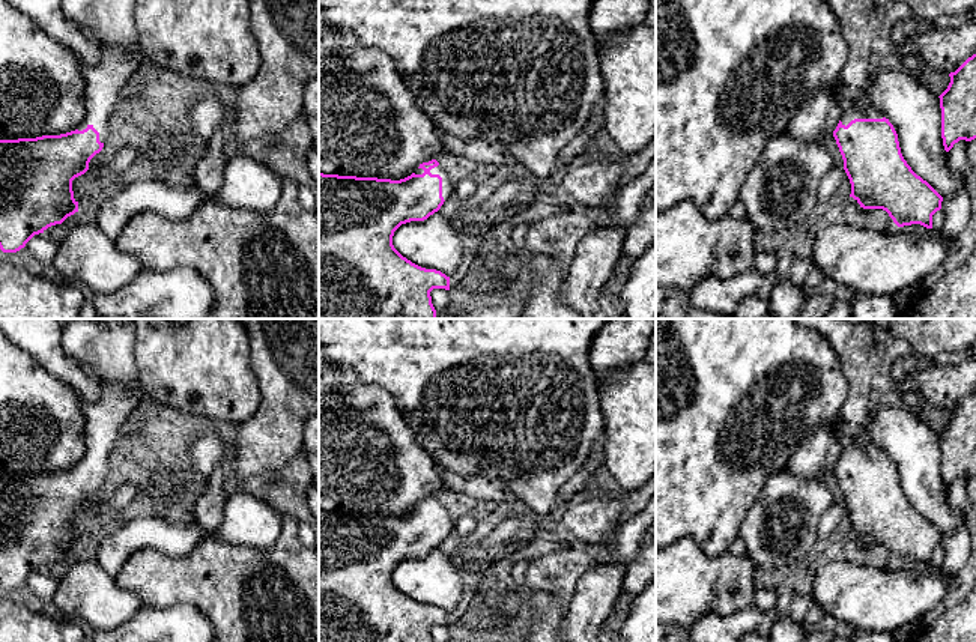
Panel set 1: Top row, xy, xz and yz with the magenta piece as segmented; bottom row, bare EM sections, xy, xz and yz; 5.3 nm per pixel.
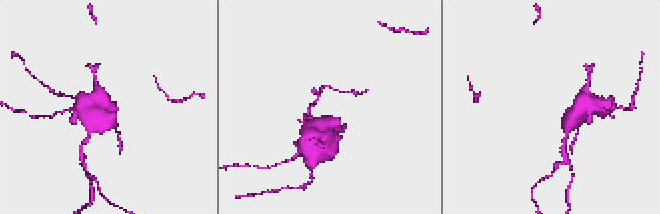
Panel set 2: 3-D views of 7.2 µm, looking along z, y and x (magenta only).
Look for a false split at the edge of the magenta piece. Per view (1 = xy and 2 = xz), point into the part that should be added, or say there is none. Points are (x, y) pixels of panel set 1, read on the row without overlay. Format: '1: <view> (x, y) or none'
1: xy (104, 349)
2: xz (447, 522)

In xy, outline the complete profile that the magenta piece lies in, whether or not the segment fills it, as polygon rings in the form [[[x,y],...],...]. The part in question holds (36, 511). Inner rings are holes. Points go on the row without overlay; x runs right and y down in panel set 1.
[[[68,319],[62,328],[62,347],[84,373],[93,377],[101,392],[89,401],[77,391],[86,421],[86,454],[75,468],[36,475],[0,477],[0,586],[17,589],[48,564],[62,561],[78,549],[72,517],[89,507],[90,496],[108,475],[110,454],[140,406],[138,371],[134,355],[134,325],[111,319]]]

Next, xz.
[[[436,496],[420,501],[414,510],[400,517],[323,511],[319,508],[319,642],[433,642],[433,625],[450,627],[450,613],[436,606],[421,604],[403,594],[393,582],[394,568],[406,559],[424,558],[441,546],[444,538],[454,529],[454,520]]]

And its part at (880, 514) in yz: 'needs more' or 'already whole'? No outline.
needs more

